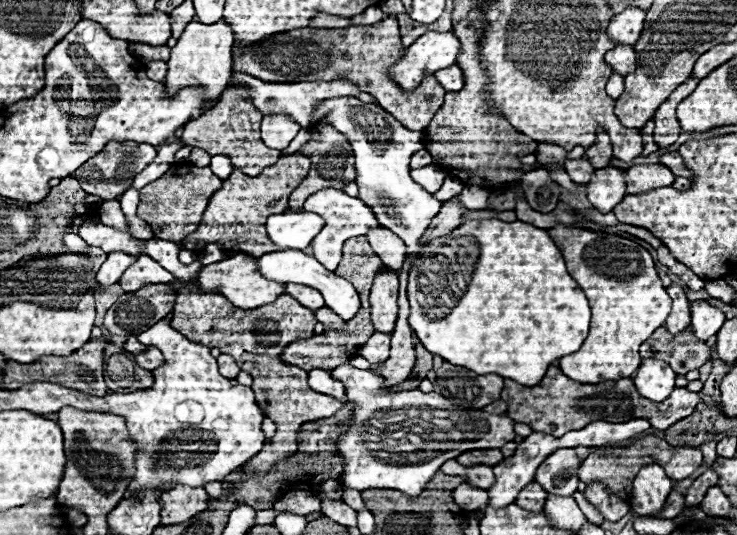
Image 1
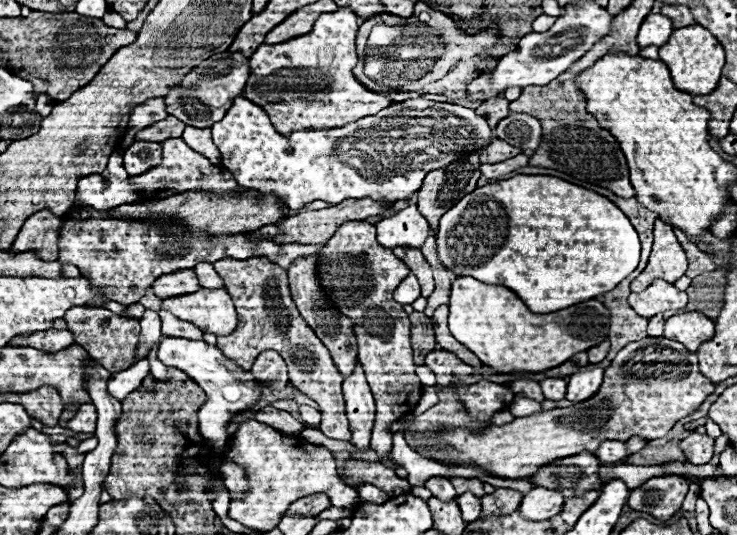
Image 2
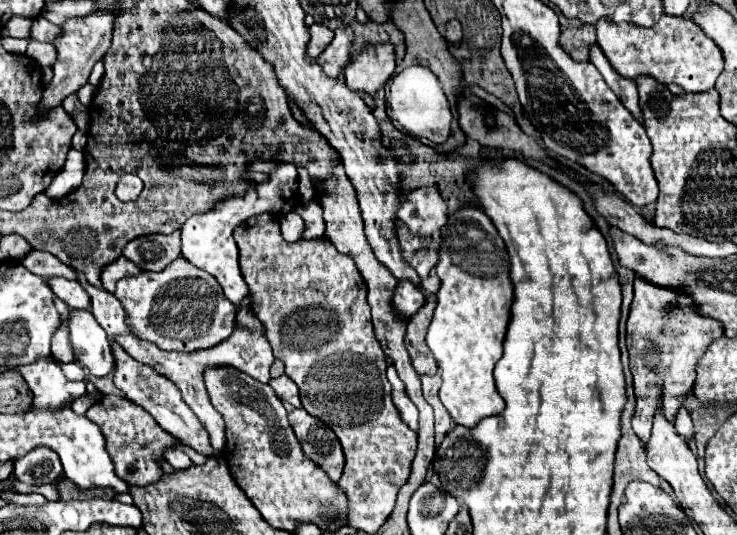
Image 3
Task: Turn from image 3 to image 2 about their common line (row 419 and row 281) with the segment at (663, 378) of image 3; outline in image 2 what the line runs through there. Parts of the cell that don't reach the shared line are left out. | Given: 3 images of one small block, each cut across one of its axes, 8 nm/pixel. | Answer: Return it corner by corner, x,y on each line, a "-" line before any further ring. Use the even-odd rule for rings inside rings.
660,218
654,224
654,244
652,244
652,254
648,260
648,266
644,272
630,284
632,292
646,290
656,278
662,278
670,284
674,284
678,278
684,276
688,268
686,262
686,252
682,250
680,242
674,236
672,226
662,222

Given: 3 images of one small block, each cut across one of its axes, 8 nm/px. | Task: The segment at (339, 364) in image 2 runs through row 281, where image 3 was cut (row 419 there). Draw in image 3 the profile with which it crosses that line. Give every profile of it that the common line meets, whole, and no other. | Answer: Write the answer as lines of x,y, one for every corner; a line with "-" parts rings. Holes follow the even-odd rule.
304,408
288,412
288,420
290,420
290,426
294,428
294,434
304,454
314,464
318,464
332,482
338,482
344,468
344,454
332,428
328,428
324,422
310,416

